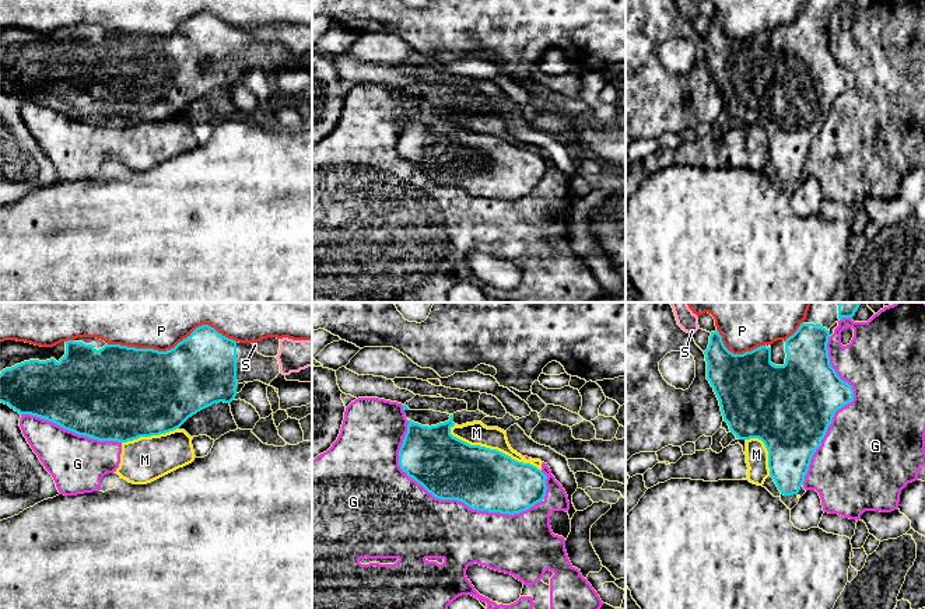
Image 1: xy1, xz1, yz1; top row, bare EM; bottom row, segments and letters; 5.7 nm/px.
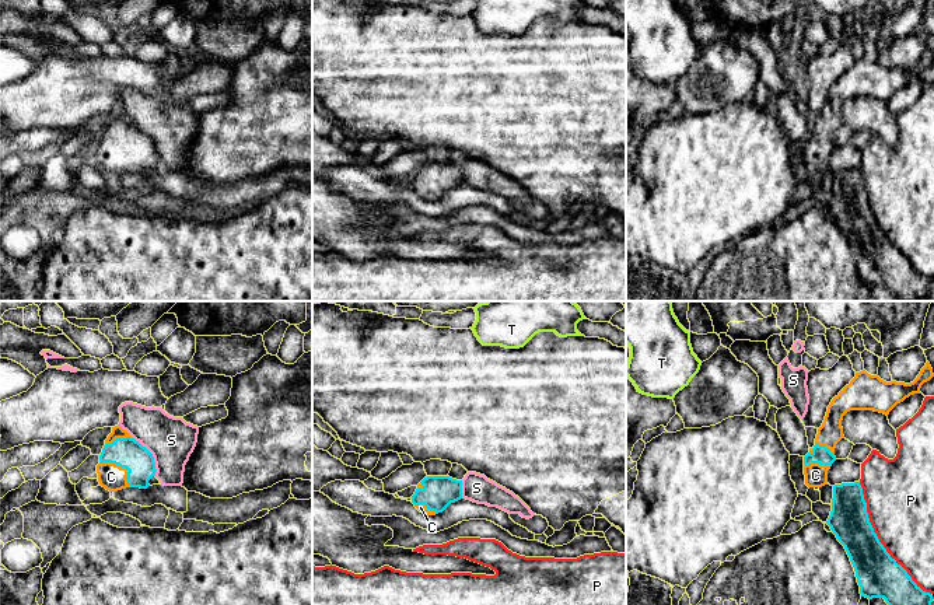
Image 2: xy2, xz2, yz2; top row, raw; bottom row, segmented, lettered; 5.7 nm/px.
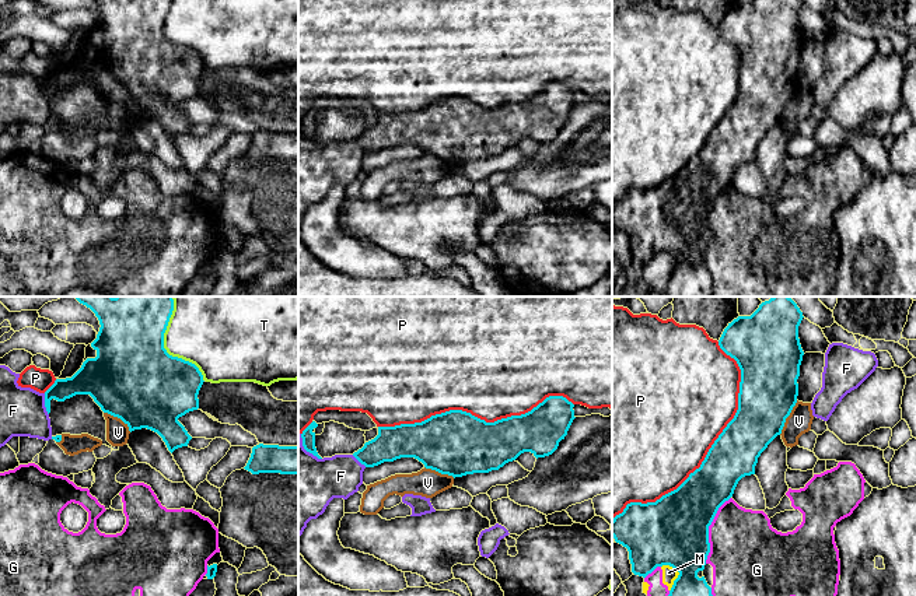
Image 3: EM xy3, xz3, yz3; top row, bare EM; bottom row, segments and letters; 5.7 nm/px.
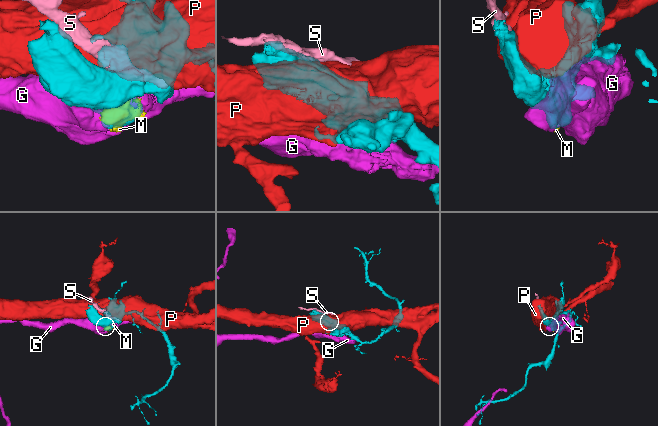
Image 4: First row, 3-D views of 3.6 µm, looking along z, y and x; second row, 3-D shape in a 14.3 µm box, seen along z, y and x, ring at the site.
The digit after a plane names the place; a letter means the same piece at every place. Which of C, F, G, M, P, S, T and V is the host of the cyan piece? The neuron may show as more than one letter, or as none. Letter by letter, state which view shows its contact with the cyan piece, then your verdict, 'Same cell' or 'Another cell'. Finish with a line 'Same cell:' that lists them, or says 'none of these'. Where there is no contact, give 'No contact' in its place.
C: Touches cyan in xy2. Same cell
F: Touches cyan in xy3. Another cell
G: Touches cyan in xz1. Another cell
M: Touches cyan in xz1. Another cell
P: Touches cyan in yz3. Another cell
S: Touches cyan in xy2. Another cell
T: Touches cyan in xy3. Another cell
V: Touches cyan in yz3. Another cell
Same cell: C

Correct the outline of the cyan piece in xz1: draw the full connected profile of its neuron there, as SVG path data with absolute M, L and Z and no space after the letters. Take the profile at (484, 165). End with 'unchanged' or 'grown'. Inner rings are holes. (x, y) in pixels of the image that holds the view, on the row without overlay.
M453 102L437 112L407 106L407 119L399 137L399 153L439 186L458 186L477 197L519 200L544 186L547 162L530 150L480 132L470 132L451 120Z; unchanged

